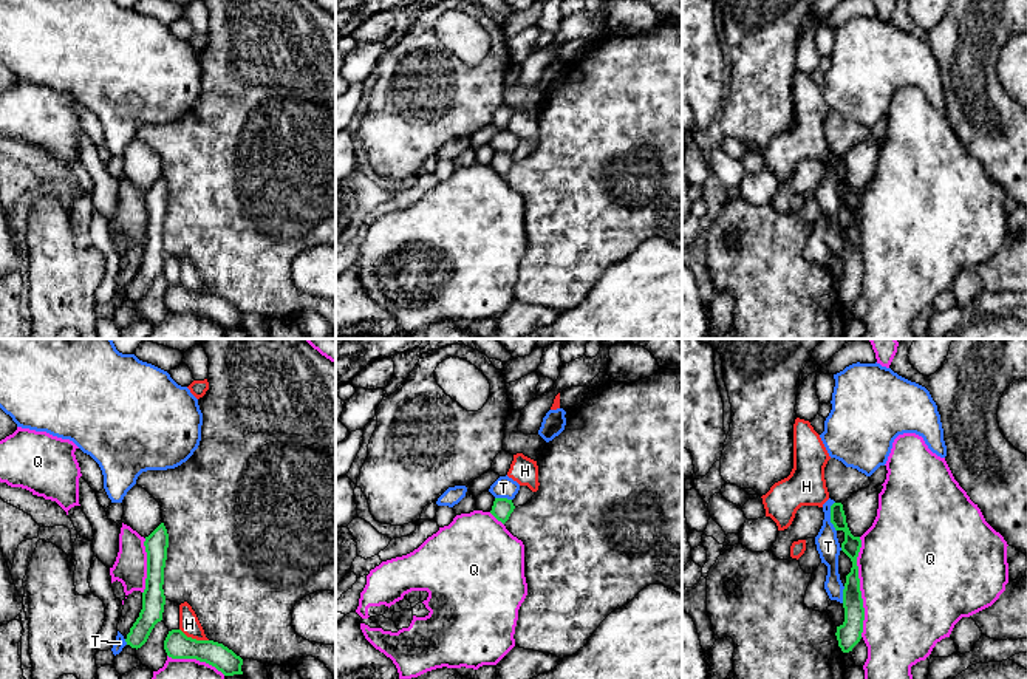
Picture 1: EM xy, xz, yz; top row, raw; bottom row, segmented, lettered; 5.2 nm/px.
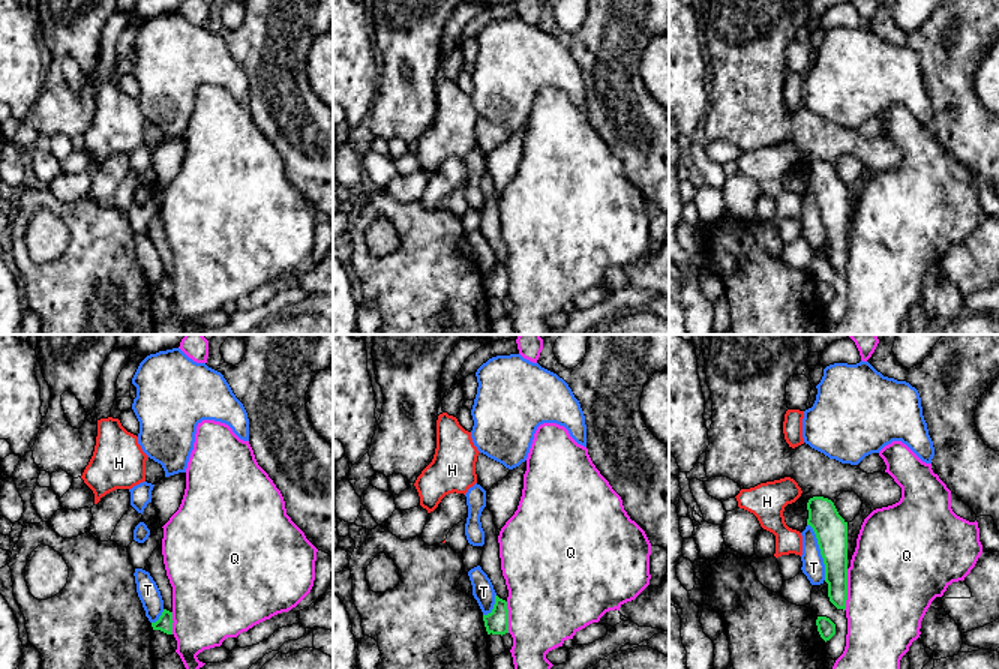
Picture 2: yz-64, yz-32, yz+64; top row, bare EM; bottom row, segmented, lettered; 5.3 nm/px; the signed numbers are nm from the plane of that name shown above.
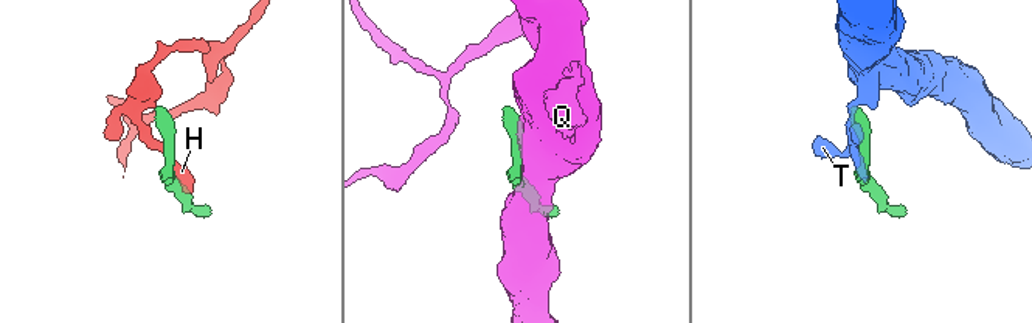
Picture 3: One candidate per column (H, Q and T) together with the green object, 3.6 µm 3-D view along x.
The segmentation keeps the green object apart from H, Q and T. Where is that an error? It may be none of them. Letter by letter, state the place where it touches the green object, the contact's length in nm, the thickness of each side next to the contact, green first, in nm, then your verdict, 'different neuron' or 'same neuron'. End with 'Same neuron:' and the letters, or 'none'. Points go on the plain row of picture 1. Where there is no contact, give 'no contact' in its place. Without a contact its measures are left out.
H: xy (194, 293) | 170 nm | 140/110 nm | different neuron
Q: yz (859, 240) | 500 nm | 120/480 nm | different neuron
T: yz (831, 170) | 160 nm | 100/120 nm | different neuron
Same neuron: none

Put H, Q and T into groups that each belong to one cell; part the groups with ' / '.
H / Q / T

